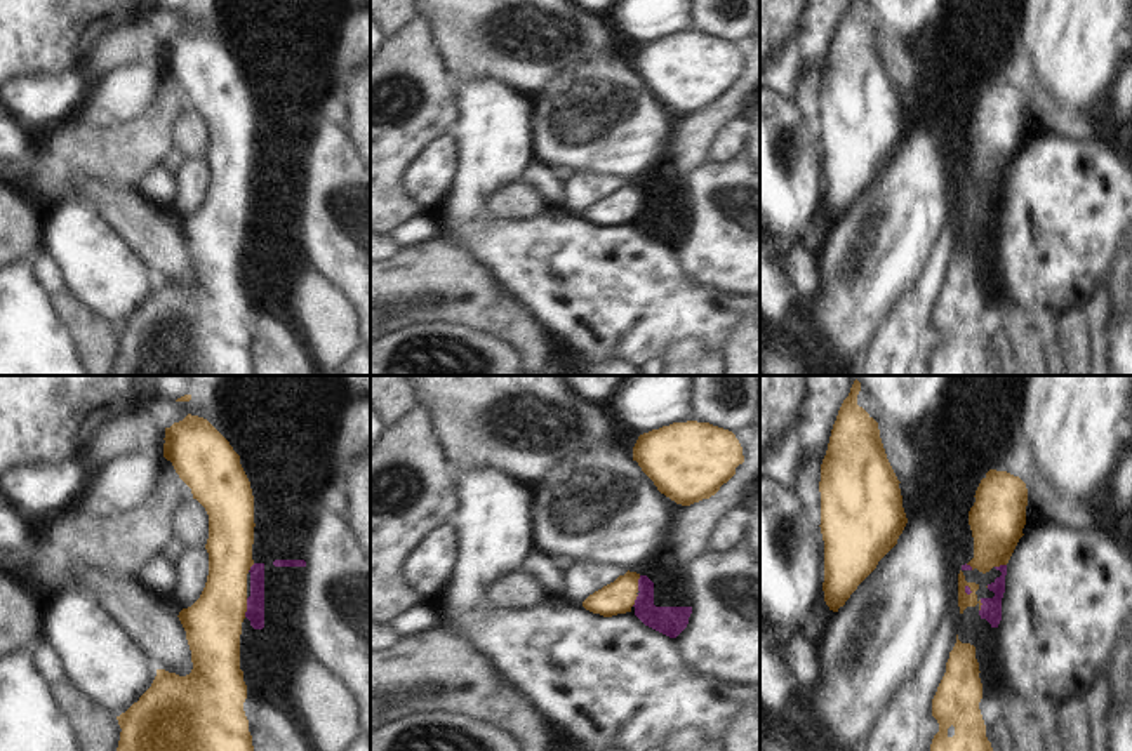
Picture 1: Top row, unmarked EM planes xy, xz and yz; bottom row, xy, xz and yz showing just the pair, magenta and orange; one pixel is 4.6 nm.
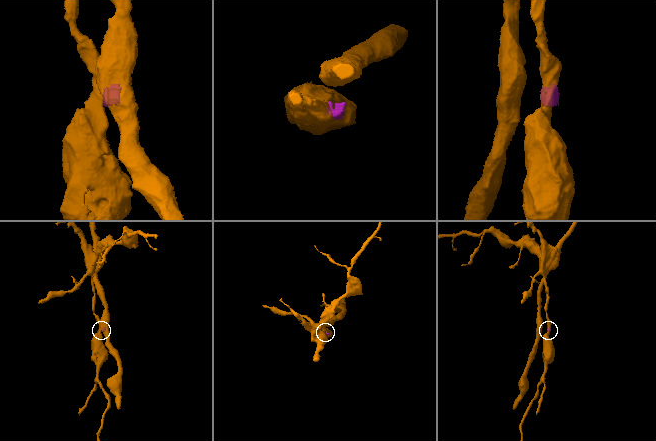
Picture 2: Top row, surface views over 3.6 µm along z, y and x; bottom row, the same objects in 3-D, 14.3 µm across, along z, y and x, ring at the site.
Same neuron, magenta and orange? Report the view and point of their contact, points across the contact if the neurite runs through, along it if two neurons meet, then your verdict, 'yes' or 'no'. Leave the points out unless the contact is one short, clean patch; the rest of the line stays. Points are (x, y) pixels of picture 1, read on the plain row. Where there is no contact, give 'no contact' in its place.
contact xy (247, 218); border xy (247, 209), (244, 226); no

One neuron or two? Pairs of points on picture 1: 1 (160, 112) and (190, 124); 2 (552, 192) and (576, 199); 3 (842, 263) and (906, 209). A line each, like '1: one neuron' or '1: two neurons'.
1: two neurons
2: two neurons
3: one neuron

